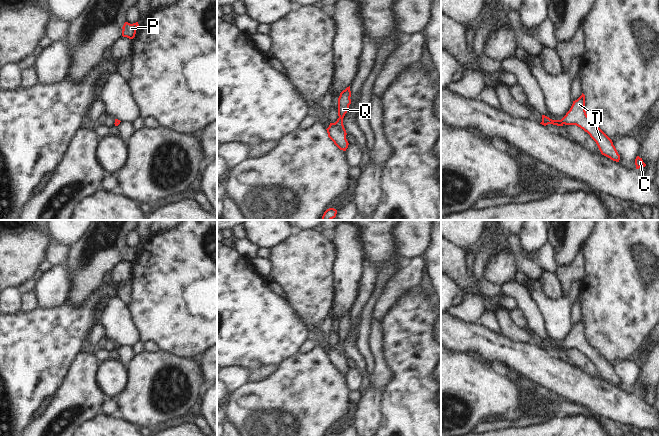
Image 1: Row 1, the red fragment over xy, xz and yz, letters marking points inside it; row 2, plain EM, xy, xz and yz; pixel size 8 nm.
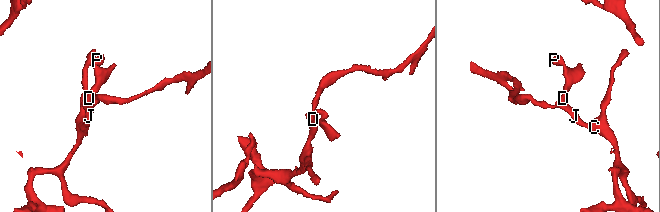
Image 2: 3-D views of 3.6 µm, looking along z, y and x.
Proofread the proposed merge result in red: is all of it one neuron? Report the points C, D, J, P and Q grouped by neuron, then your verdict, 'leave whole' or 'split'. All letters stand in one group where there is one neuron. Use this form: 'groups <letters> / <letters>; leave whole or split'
groups C D J P Q; leave whole

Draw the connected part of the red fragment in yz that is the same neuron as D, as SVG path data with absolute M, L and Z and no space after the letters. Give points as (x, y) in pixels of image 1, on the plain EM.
M582 319L575 325L561 344L552 344L549 341L542 339L544 350L553 348L557 350L576 349L587 356L590 361L596 366L602 379L610 382L613 385L619 386L620 379L618 378L612 364L587 340L585 335L585 319Z

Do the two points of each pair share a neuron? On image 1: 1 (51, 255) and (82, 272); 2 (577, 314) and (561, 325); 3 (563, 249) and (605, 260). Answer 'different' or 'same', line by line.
1: different
2: different
3: different

